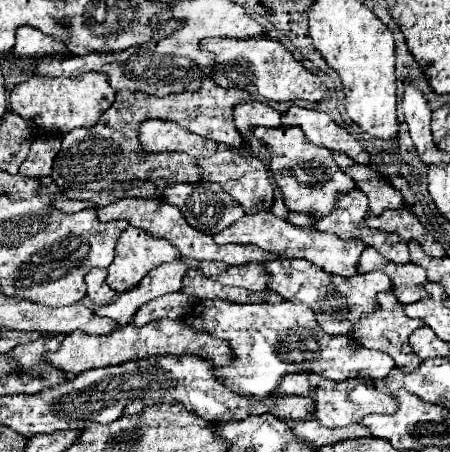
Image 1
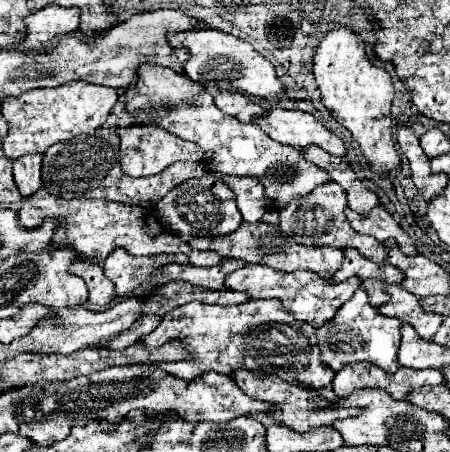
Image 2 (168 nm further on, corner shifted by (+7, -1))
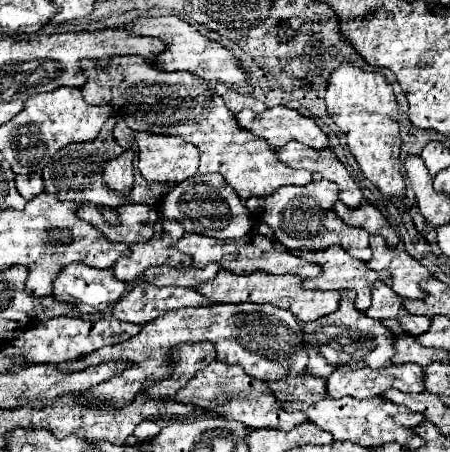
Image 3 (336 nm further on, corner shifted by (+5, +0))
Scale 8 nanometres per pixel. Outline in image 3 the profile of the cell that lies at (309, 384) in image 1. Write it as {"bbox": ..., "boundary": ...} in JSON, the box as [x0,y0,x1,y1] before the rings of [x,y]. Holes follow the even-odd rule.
{"bbox":[175,361,305,431],"boundary":[[[211,361],[207,369],[199,371],[177,395],[175,401],[181,403],[193,403],[203,411],[219,413],[221,417],[239,421],[247,427],[255,429],[279,429],[279,431],[291,431],[295,425],[301,425],[305,417],[301,413],[285,411],[281,401],[267,389],[265,381],[253,379],[251,375],[243,373],[243,367],[239,365],[223,365],[221,361]]]}

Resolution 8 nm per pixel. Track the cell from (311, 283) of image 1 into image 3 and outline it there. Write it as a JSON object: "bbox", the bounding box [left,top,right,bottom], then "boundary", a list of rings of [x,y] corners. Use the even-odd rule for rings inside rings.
{"bbox":[197,269,341,321],"boundary":[[[221,269],[217,277],[205,285],[199,285],[197,291],[201,291],[209,301],[213,303],[273,303],[281,309],[291,311],[299,321],[315,321],[321,319],[335,309],[339,309],[341,301],[341,291],[309,291],[303,289],[303,277],[295,275],[269,275],[269,273],[247,273],[247,275],[237,275],[237,273],[227,273]]]}

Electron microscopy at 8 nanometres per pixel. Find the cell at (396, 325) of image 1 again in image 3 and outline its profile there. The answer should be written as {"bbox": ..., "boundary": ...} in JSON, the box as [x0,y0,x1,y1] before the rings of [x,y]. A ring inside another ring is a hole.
{"bbox":[303,289,395,379],"boundary":[[[345,289],[341,295],[339,309],[327,317],[321,317],[319,321],[311,321],[303,325],[303,345],[309,353],[307,373],[327,379],[335,369],[341,369],[345,365],[351,367],[371,367],[371,369],[383,369],[391,363],[391,357],[395,355],[395,345],[391,337],[391,331],[383,327],[381,321],[375,321],[367,317],[363,311],[355,309],[355,291]]]}

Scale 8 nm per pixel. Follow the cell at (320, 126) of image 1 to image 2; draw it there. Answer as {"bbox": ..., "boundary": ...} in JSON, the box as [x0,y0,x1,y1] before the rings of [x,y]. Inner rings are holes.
{"bbox":[253,106,345,156],"boundary":[[[273,106],[265,112],[265,116],[253,118],[253,124],[257,124],[269,138],[279,144],[297,148],[315,144],[333,156],[345,156],[345,144],[341,138],[329,132],[313,114]]]}

